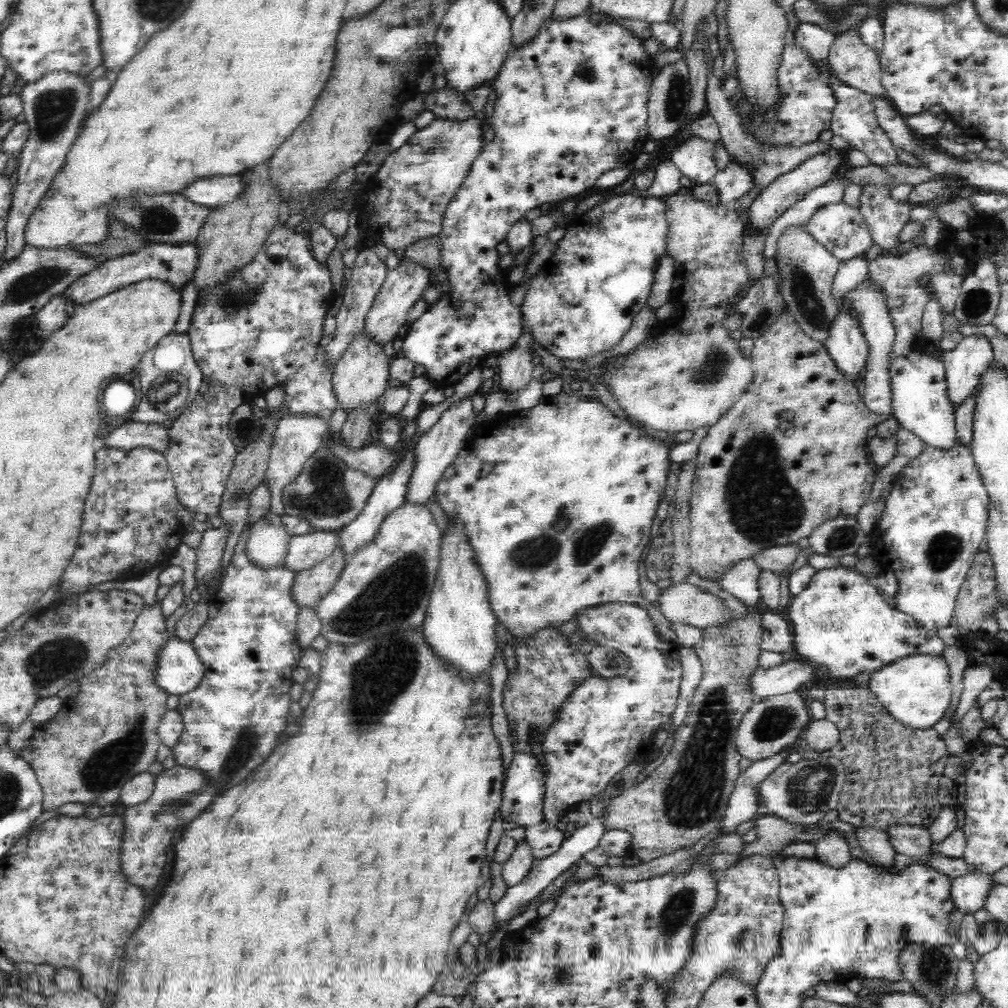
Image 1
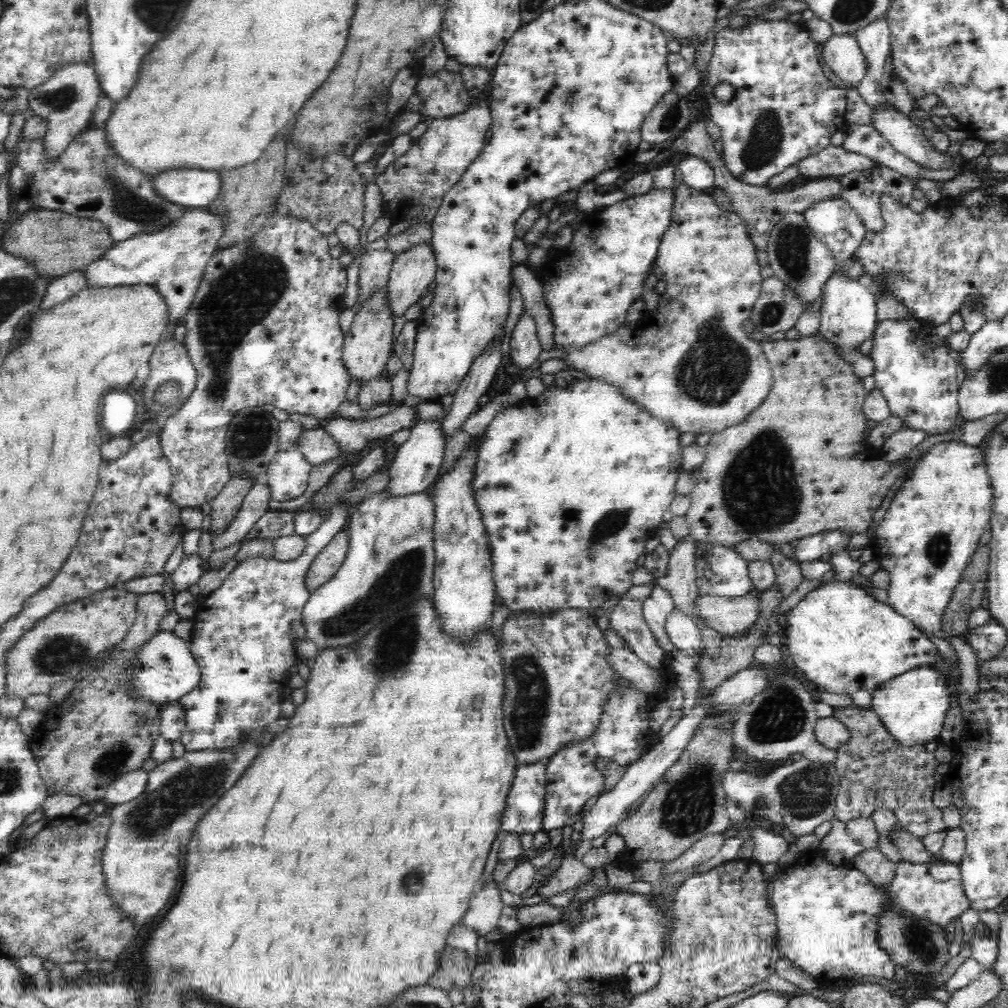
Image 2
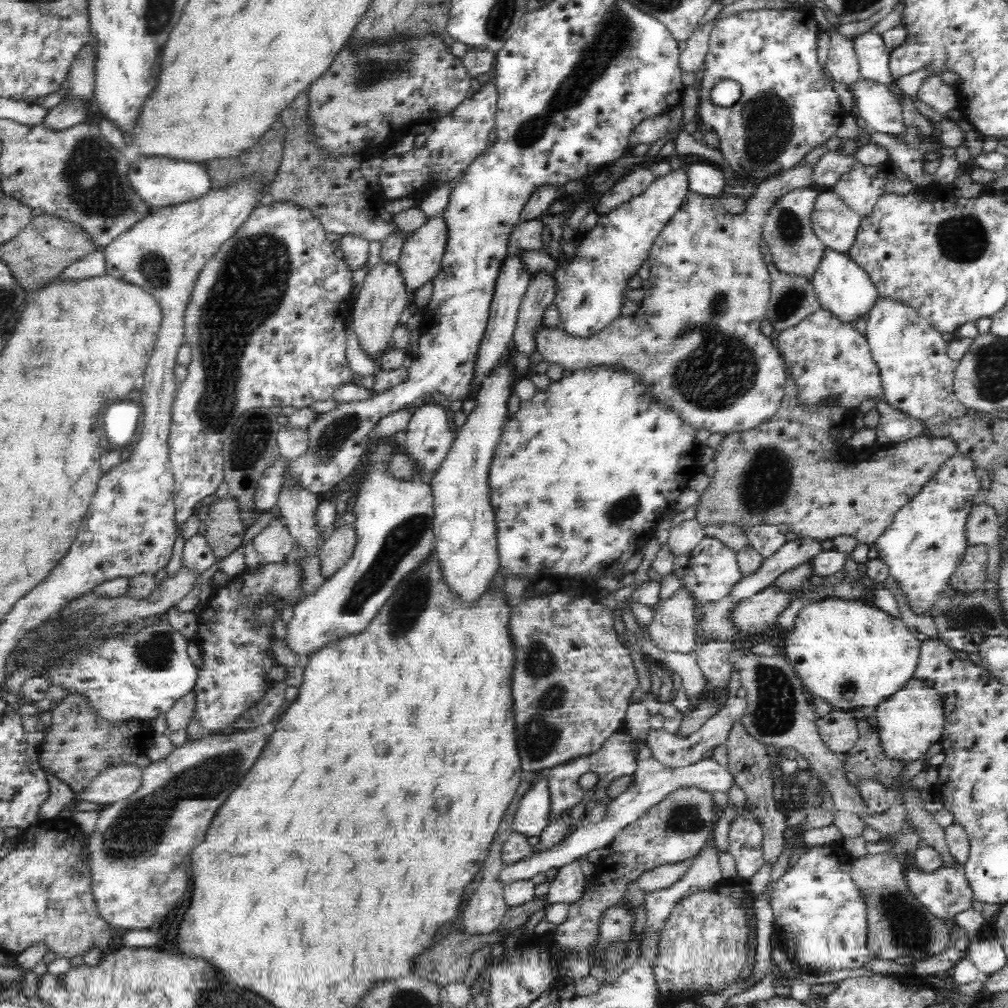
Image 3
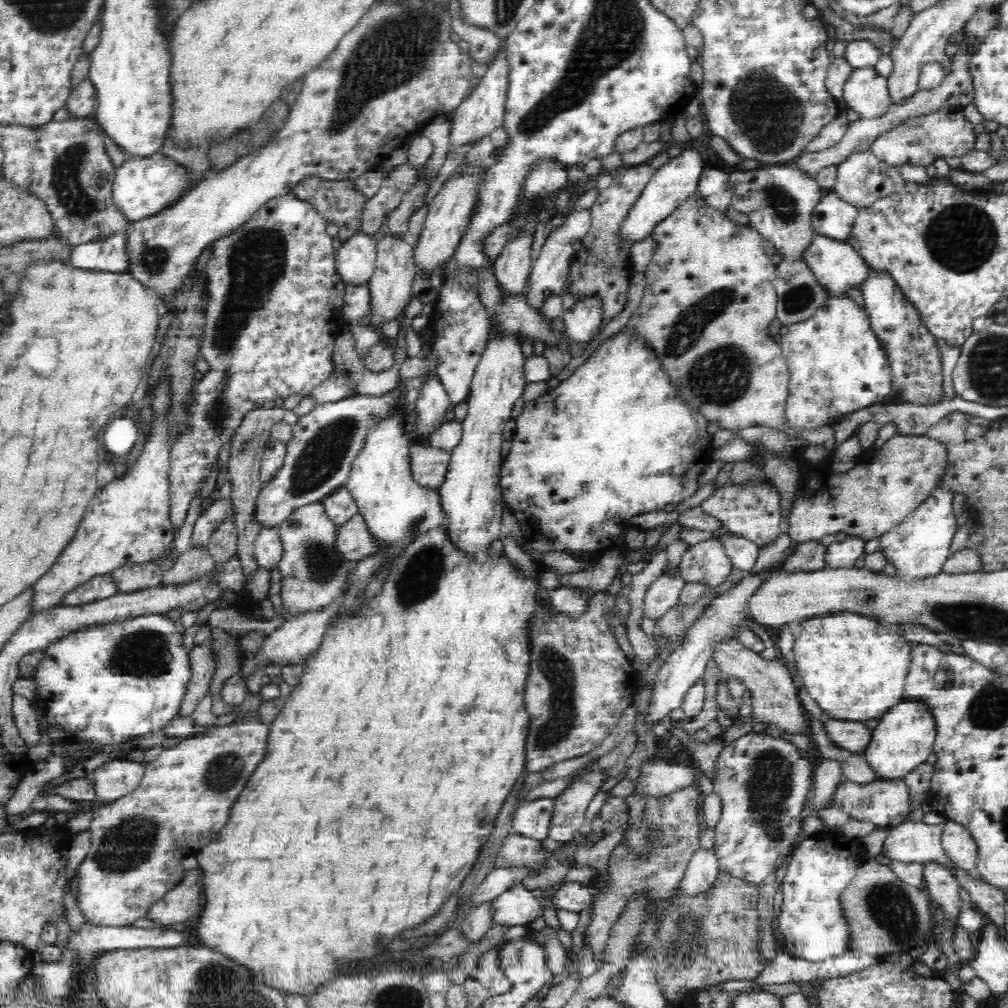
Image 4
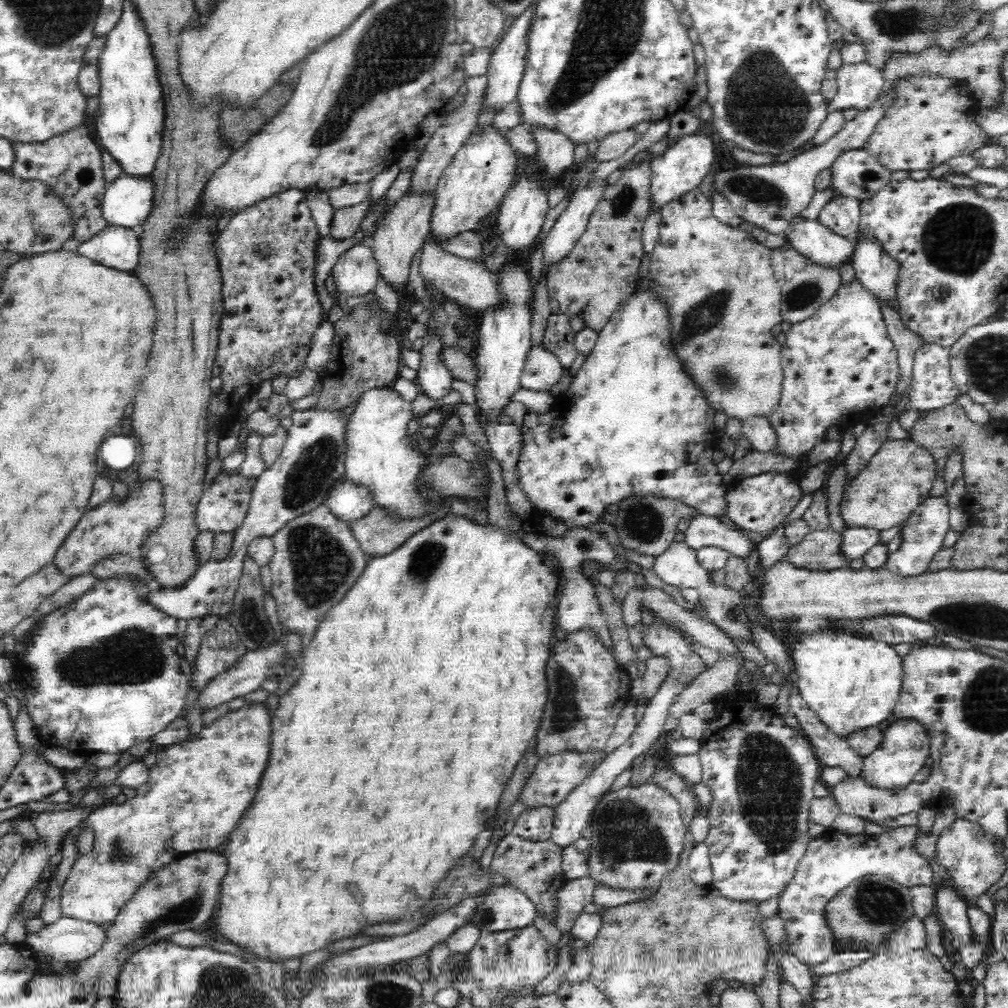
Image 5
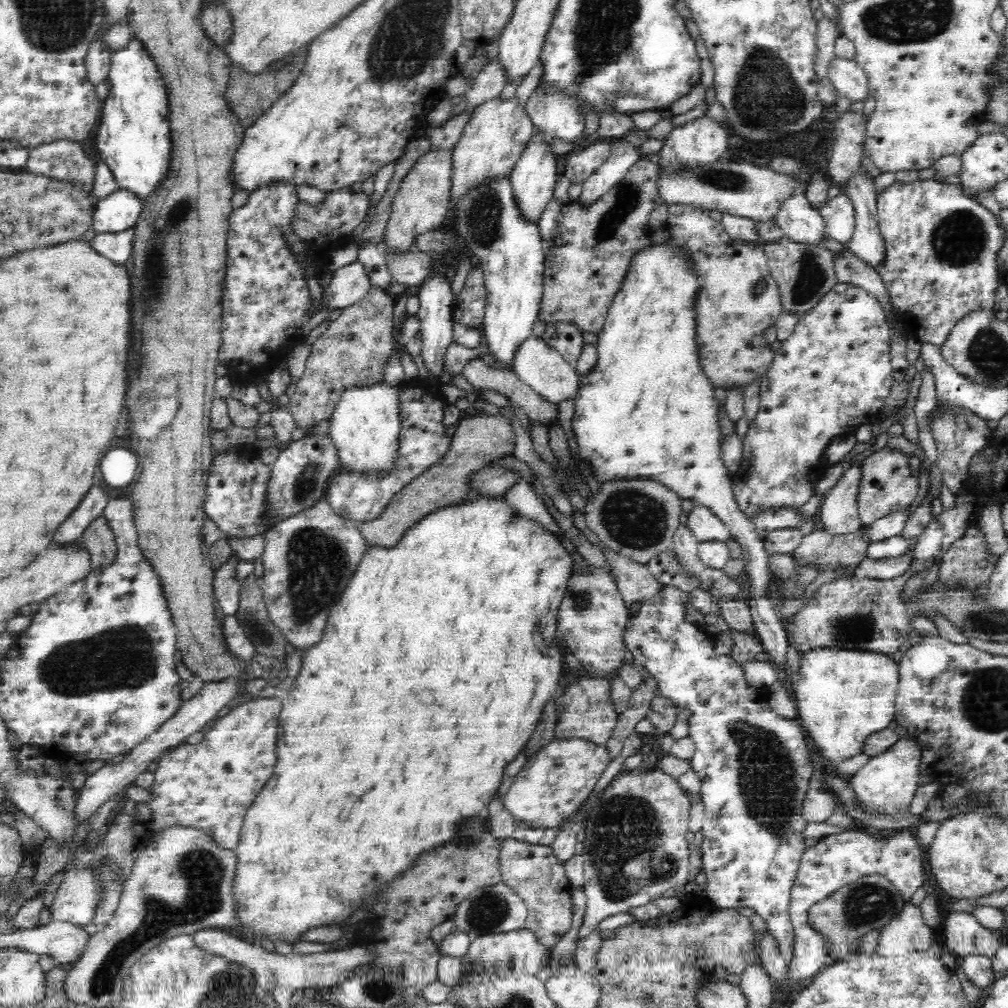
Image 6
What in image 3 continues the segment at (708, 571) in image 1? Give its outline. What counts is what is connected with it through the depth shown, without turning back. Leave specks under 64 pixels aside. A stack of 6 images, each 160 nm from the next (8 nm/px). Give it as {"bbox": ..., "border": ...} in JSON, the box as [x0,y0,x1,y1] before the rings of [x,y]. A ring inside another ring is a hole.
{"bbox":[694,366,957,545],"border":[[[785,366],[786,380],[783,386],[784,396],[782,396],[781,405],[778,406],[778,410],[769,418],[768,421],[762,422],[761,425],[754,426],[750,430],[742,430],[742,432],[731,432],[724,435],[724,438],[720,440],[720,444],[713,449],[714,454],[711,462],[715,464],[715,472],[712,477],[709,478],[709,485],[699,493],[698,504],[696,504],[696,510],[694,510],[694,518],[698,521],[698,526],[704,530],[710,525],[719,525],[720,523],[730,524],[738,529],[744,527],[753,527],[755,524],[770,524],[783,529],[784,532],[790,531],[797,534],[798,537],[811,538],[819,541],[831,539],[835,536],[854,536],[858,539],[859,543],[866,545],[873,545],[876,539],[881,536],[884,529],[888,528],[893,521],[894,514],[898,509],[906,505],[906,502],[910,498],[914,498],[920,492],[920,489],[930,478],[933,477],[942,464],[945,464],[948,458],[952,457],[957,451],[957,445],[953,438],[950,437],[914,437],[907,439],[903,442],[899,442],[894,445],[890,445],[884,450],[880,450],[875,453],[866,453],[865,448],[860,448],[860,462],[853,460],[853,449],[846,443],[846,440],[842,439],[842,432],[854,424],[854,418],[856,418],[857,410],[839,408],[838,404],[821,405],[820,408],[816,408],[811,412],[810,408],[803,408],[799,404],[799,397],[796,396],[796,386],[794,379],[791,377],[789,366]]]}

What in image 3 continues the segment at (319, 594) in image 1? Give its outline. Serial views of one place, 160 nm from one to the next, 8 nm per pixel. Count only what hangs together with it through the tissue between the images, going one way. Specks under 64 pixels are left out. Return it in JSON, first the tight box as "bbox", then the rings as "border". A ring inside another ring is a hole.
{"bbox":[318,524,357,580],"border":[[[342,524],[321,545],[318,558],[321,561],[321,573],[328,580],[352,556],[357,534],[353,524]]]}

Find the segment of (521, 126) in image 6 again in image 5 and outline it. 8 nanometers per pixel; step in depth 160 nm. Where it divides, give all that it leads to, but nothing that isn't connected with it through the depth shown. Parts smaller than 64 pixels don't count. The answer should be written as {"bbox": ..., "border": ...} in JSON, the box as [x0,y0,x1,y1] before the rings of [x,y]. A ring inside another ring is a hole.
{"bbox":[431,126,518,244],"border":[[[494,126],[475,128],[462,143],[452,162],[443,170],[436,186],[436,207],[431,223],[432,242],[438,244],[460,233],[475,231],[514,182],[518,168],[518,154],[506,138],[506,130]]]}

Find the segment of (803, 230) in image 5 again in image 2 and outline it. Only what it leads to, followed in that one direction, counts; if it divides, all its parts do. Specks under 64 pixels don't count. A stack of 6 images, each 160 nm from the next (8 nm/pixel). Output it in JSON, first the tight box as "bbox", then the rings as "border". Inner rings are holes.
{"bbox":[818,270,876,347],"border":[[[836,270],[823,285],[818,335],[836,347],[856,347],[873,337],[876,328],[876,303],[874,295],[856,280],[850,280]]]}

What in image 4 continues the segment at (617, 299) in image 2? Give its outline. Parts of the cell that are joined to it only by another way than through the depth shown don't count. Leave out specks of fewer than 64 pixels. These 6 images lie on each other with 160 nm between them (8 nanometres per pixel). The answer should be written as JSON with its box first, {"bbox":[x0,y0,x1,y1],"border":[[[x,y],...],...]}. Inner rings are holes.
{"bbox":[563,148,704,342],"border":[[[686,148],[686,150],[680,152],[679,156],[669,158],[664,166],[660,166],[658,170],[653,172],[652,178],[644,187],[642,195],[629,211],[629,216],[623,223],[623,238],[632,244],[642,240],[642,238],[646,240],[648,234],[653,234],[658,222],[668,218],[682,202],[697,192],[698,182],[700,182],[702,170],[704,169],[702,154],[694,148]],[[584,298],[576,306],[563,314],[567,338],[572,342],[591,342],[598,332],[601,324],[601,308],[595,298]]]}

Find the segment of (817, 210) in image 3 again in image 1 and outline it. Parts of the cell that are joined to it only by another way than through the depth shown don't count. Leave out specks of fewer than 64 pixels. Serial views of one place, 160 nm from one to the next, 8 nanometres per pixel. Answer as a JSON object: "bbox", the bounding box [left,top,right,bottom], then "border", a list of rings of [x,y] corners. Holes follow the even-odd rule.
{"bbox":[804,204,873,262],"border":[[[828,204],[820,208],[804,229],[820,244],[826,247],[839,262],[863,255],[866,248],[872,246],[873,239],[870,228],[859,210],[851,208],[848,204]]]}

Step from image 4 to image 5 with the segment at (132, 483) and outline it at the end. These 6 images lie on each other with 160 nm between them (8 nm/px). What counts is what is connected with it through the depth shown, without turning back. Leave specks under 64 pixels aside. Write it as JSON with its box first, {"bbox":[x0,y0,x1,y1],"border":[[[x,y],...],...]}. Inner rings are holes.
{"bbox":[54,481,163,578],"border":[[[154,481],[142,484],[139,492],[134,492],[126,502],[115,504],[108,498],[106,504],[100,508],[88,510],[76,528],[68,534],[62,546],[58,547],[54,563],[72,575],[72,578],[82,574],[89,574],[89,568],[97,560],[112,553],[134,555],[139,552],[139,546],[145,539],[145,532],[158,526],[163,515],[161,505],[161,486]]]}

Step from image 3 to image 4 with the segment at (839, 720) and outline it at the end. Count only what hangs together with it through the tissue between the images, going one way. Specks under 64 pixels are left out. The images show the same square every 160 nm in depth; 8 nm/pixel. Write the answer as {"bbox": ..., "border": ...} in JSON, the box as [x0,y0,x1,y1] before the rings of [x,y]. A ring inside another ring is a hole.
{"bbox":[823,718,873,752],"border":[[[823,718],[823,722],[832,741],[843,750],[862,752],[871,744],[873,738],[871,724],[828,718]]]}

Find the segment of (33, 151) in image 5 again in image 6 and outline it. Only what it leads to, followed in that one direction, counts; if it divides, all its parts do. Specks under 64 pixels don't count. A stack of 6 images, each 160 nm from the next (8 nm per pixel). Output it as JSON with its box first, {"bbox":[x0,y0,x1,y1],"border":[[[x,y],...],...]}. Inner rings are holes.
{"bbox":[25,140,98,204],"border":[[[62,140],[30,150],[25,170],[66,182],[84,183],[91,200],[95,204],[98,202],[91,194],[95,163],[84,153],[78,142]]]}

